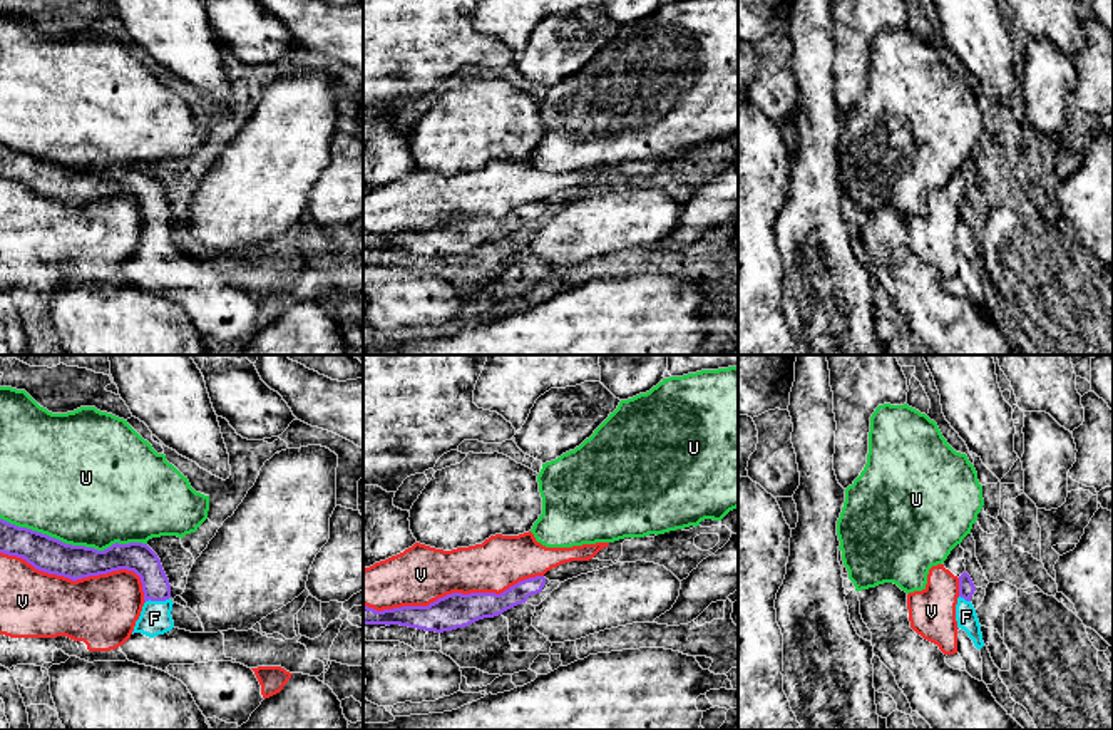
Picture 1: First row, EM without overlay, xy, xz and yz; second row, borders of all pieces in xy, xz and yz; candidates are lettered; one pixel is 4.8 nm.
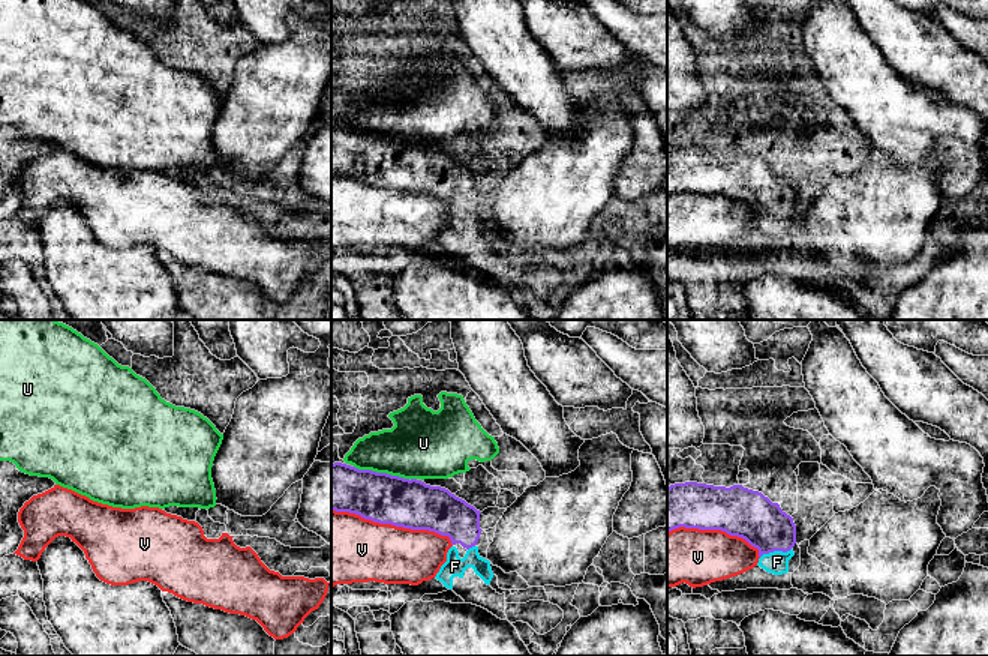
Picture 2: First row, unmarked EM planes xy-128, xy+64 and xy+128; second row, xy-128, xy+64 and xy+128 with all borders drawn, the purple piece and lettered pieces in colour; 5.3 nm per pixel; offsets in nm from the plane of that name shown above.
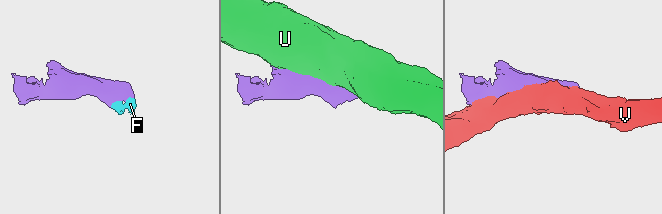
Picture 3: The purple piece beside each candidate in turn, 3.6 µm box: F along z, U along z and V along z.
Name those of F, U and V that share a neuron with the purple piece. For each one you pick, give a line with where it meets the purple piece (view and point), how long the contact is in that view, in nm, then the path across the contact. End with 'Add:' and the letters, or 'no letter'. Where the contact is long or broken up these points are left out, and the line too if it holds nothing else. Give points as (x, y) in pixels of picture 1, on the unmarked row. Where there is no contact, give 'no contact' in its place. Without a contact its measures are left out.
F: meets purple in xy at (156, 225); contact 110 nm long; runs through xy (134, 181), (151, 198), (156, 225), (154, 243)
Add: F

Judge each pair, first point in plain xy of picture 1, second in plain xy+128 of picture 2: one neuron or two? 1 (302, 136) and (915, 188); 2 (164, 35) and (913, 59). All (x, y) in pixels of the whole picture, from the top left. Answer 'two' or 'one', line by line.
1: one
2: two

